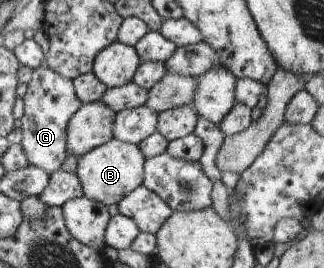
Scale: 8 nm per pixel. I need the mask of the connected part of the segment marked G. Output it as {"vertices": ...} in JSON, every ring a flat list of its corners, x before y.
{"vertices":[[43,66,34,69,23,99,24,114,20,119,22,131,20,146,24,149,31,166,52,174,60,169,69,153,66,148,66,127,82,101,76,96,72,80]]}

